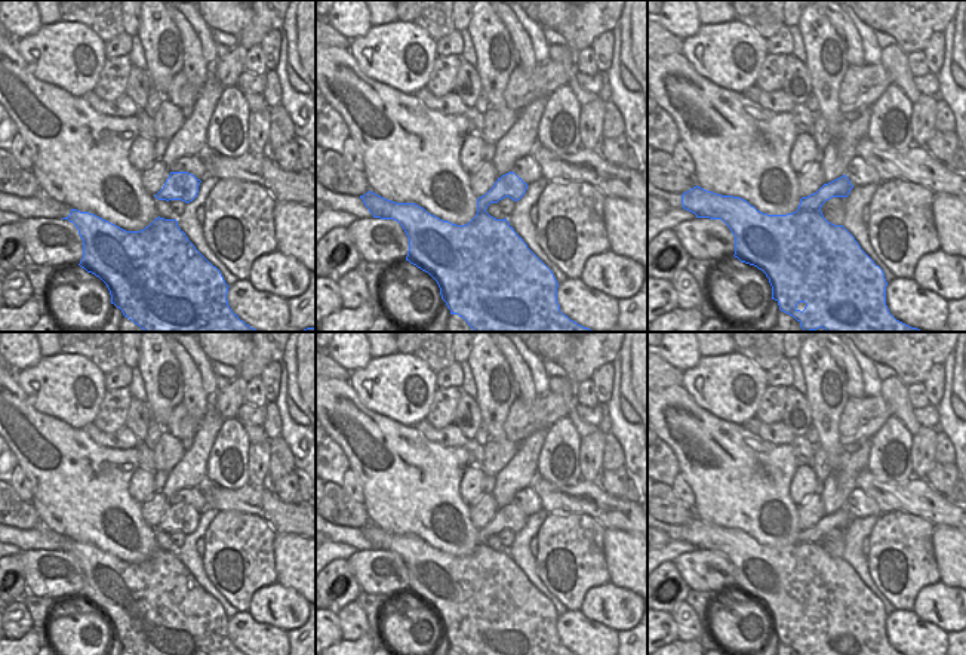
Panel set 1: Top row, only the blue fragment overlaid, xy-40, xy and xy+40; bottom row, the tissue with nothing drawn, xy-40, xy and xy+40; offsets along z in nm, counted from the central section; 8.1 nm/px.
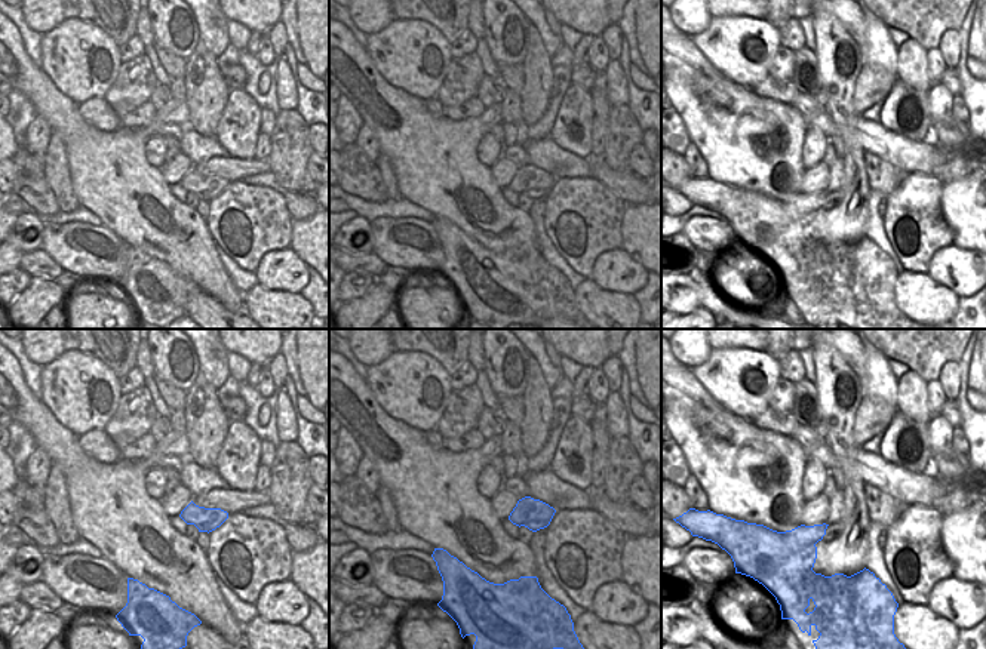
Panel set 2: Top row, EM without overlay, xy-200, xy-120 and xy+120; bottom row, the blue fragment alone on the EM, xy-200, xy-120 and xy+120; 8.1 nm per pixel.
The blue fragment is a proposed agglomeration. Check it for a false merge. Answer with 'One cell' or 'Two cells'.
Two cells.

